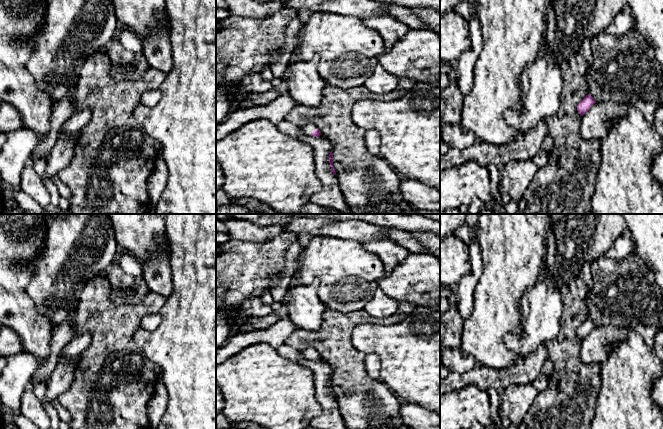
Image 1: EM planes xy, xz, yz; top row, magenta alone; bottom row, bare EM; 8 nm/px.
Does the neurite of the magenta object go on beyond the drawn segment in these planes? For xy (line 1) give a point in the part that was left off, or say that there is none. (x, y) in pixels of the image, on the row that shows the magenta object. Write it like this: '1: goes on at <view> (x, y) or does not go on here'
1: does not go on here

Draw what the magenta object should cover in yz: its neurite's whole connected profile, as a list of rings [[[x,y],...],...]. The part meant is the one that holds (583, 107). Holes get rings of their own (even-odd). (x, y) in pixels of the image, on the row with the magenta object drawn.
[[[590,94],[586,95],[584,99],[577,105],[577,111],[579,112],[580,116],[587,113],[595,103],[596,101]]]

